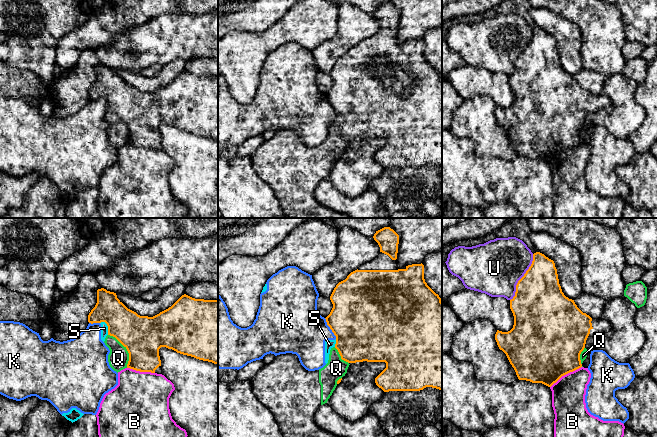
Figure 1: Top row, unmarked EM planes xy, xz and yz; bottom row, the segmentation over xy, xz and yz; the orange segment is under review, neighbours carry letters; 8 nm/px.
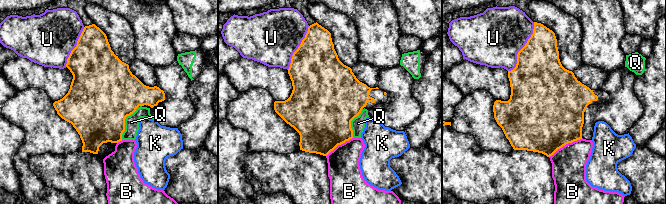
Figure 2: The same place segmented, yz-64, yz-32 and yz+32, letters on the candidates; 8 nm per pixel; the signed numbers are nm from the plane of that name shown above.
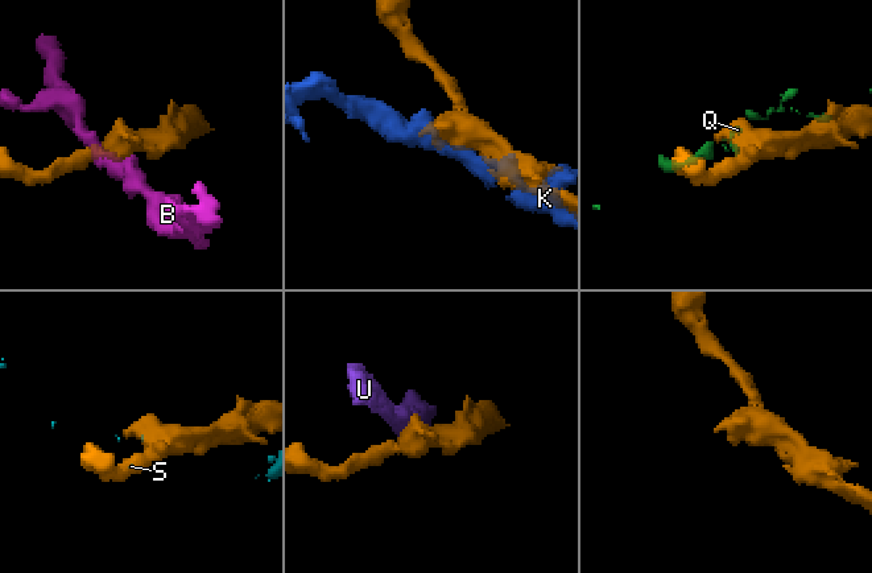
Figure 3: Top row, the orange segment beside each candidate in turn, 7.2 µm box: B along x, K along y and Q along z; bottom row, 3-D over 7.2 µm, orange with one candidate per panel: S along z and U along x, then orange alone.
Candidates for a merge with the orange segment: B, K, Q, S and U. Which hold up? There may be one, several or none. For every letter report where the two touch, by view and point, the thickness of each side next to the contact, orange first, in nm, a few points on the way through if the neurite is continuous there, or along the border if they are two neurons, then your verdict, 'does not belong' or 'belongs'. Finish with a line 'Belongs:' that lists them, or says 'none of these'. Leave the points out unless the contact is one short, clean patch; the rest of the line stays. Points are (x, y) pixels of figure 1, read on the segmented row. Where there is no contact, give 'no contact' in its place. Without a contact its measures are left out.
B: contact yz (565, 374); calibres 500 and 280 nm; does not belong
K: contact xz (330, 328); calibres 480 and 400 nm; does not belong
Q: contact xy (126, 348); calibres 320 and 170 nm; does not belong
S: contact xy (108, 327); calibres 300 and 60 nm; border xy (101, 321), (106, 324), (108, 334); does not belong
U: contact yz (522, 277); calibres 420 and 440 nm; does not belong
Belongs: none of these

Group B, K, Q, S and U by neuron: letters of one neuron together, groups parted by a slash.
B / K S / Q / U

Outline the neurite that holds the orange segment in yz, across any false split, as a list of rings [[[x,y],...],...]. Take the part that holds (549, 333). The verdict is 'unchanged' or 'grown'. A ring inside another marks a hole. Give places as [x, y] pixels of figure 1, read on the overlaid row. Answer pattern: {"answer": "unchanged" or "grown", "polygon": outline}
{"answer": "grown", "polygon": [[[540,252],[533,254],[531,266],[518,281],[510,309],[514,316],[513,328],[508,332],[497,330],[497,345],[506,354],[519,380],[548,387],[582,367],[580,354],[588,337],[605,334],[612,329],[608,321],[592,319],[577,307],[574,300],[564,295],[554,261]]]}

